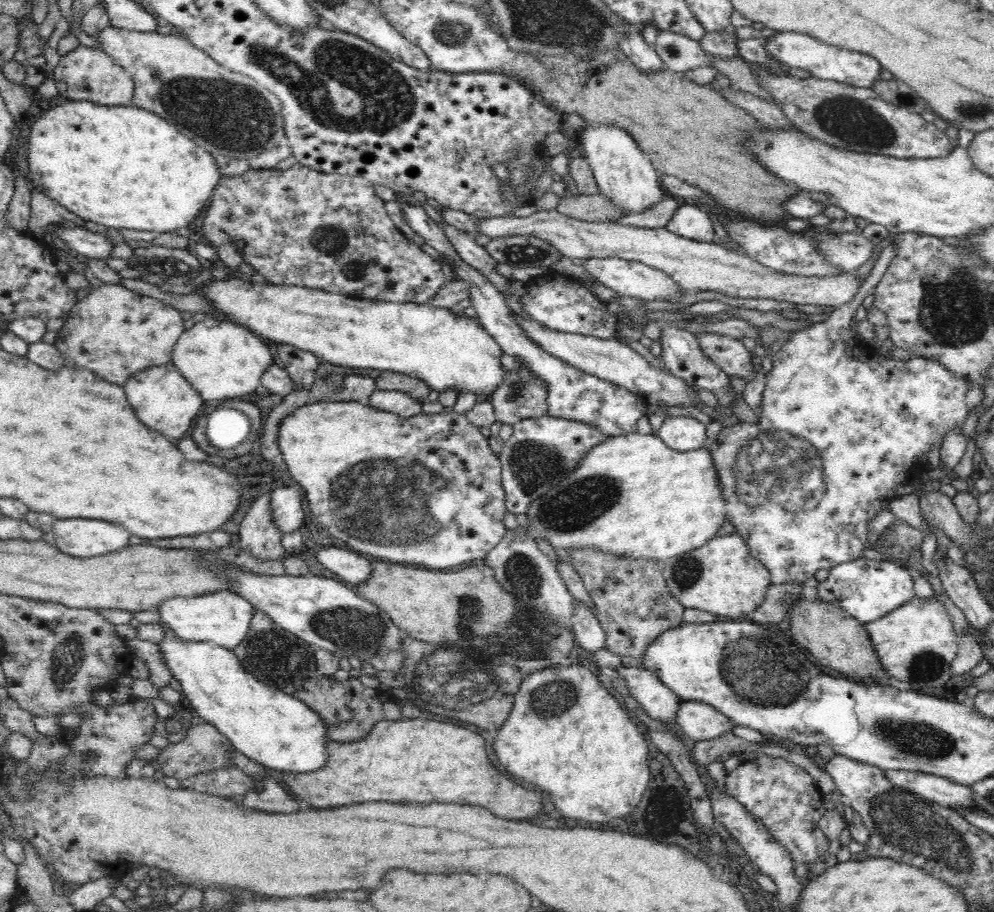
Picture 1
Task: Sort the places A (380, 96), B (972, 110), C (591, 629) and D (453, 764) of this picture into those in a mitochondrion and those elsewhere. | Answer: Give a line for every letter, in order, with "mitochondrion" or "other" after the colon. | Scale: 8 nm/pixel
A: mitochondrion
B: mitochondrion
C: other
D: other

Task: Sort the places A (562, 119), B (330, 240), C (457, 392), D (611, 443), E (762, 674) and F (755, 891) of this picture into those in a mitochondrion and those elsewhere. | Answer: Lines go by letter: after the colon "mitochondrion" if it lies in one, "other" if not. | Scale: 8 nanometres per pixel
A: other
B: mitochondrion
C: other
D: other
E: mitochondrion
F: other

